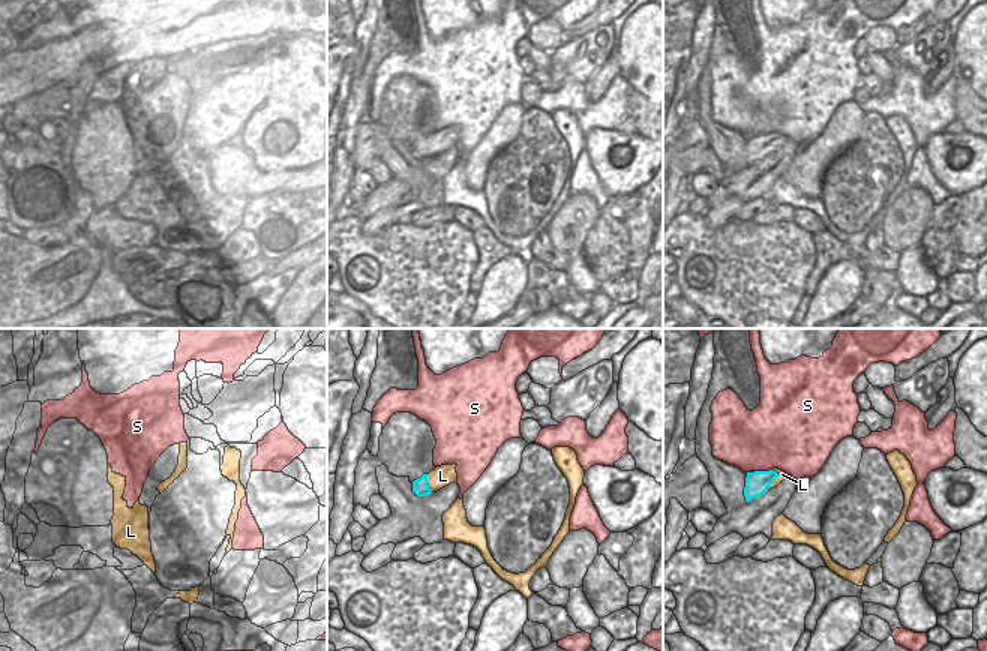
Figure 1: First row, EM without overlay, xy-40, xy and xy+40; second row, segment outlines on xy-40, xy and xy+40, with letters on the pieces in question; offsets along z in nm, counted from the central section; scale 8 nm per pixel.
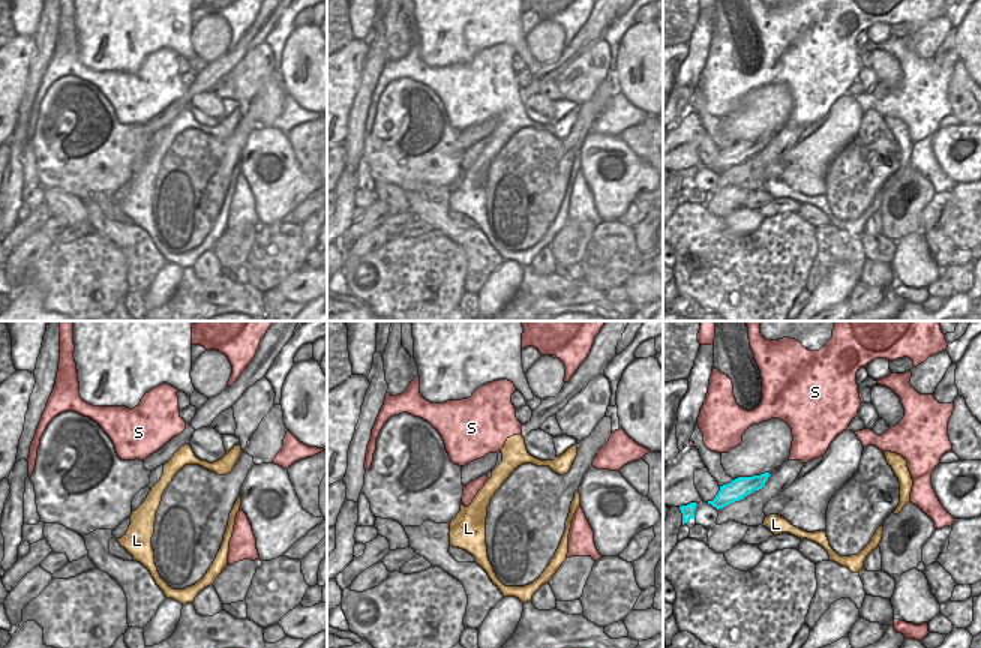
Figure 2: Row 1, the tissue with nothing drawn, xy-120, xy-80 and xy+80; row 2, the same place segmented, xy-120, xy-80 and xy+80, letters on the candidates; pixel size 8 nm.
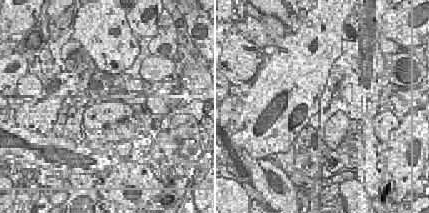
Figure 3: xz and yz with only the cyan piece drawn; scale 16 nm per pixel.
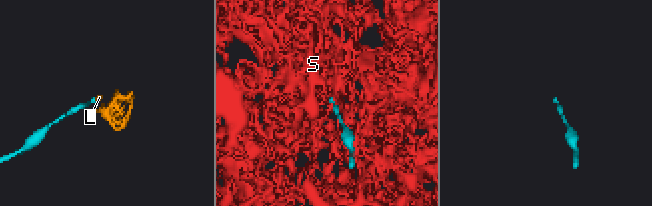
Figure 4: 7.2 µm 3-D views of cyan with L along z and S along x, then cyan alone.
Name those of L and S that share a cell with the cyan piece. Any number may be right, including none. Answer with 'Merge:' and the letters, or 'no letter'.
Merge: no letter

